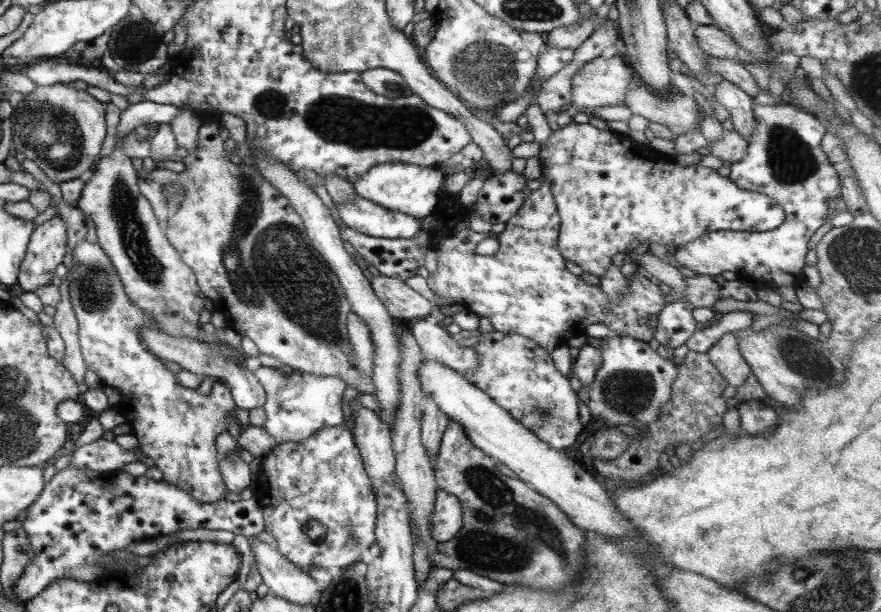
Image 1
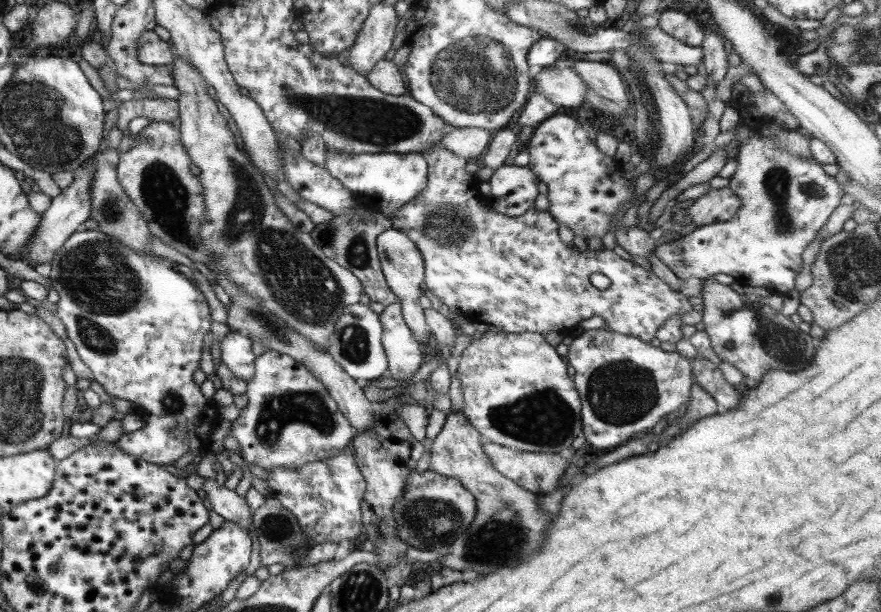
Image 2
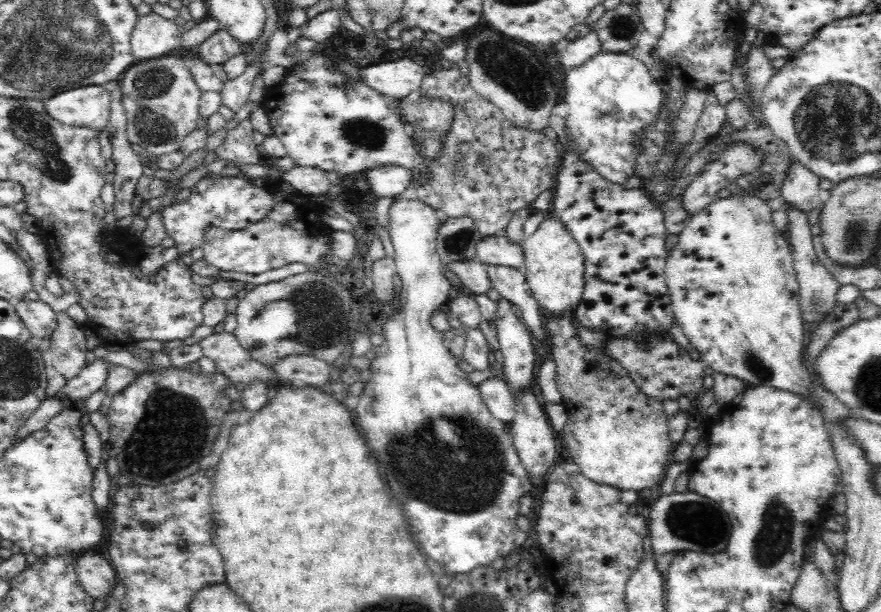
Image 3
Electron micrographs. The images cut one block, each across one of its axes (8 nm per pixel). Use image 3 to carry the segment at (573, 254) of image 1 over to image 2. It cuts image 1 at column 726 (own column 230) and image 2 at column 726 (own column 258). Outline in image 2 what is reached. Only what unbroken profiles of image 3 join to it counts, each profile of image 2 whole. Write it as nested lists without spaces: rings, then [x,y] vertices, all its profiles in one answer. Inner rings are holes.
[[[730,187],[711,189],[705,196],[694,200],[686,209],[686,214],[691,219],[691,224],[698,227],[732,220],[740,210],[740,199],[732,192]]]

